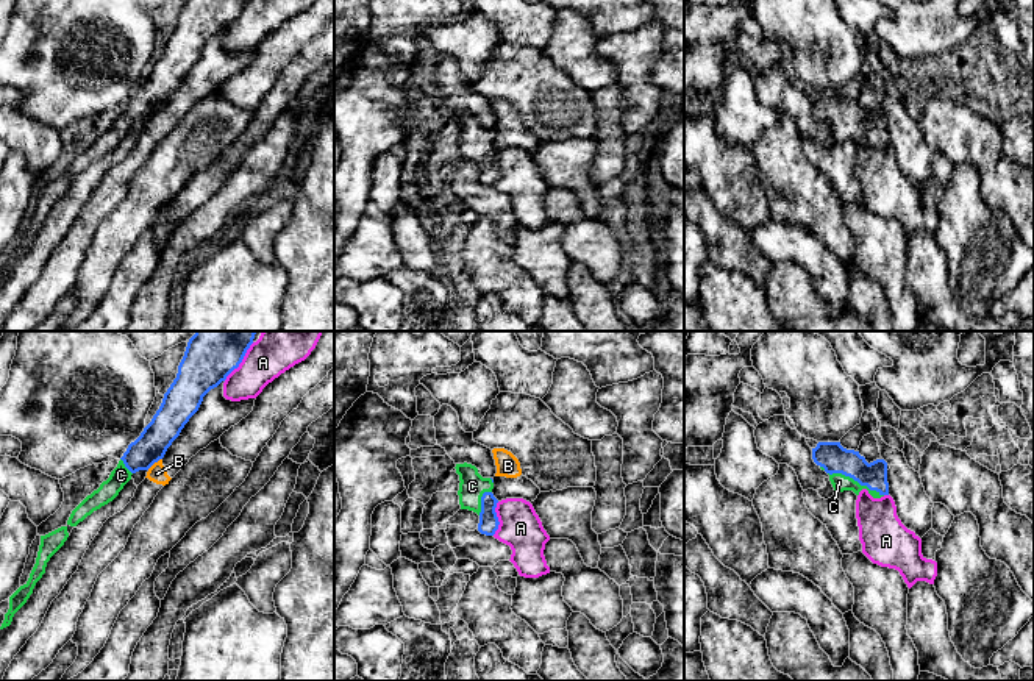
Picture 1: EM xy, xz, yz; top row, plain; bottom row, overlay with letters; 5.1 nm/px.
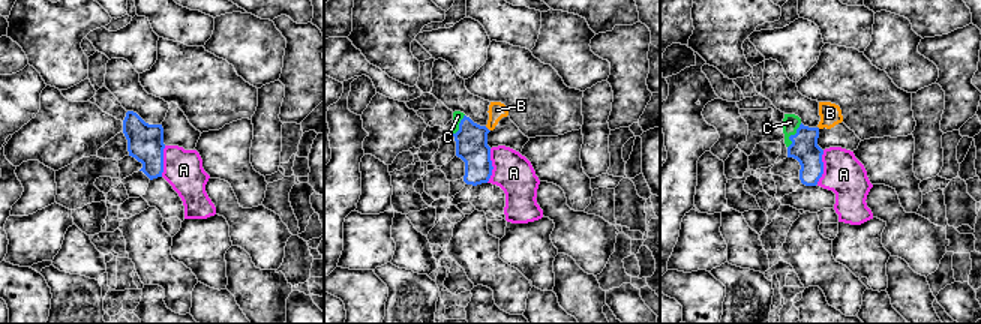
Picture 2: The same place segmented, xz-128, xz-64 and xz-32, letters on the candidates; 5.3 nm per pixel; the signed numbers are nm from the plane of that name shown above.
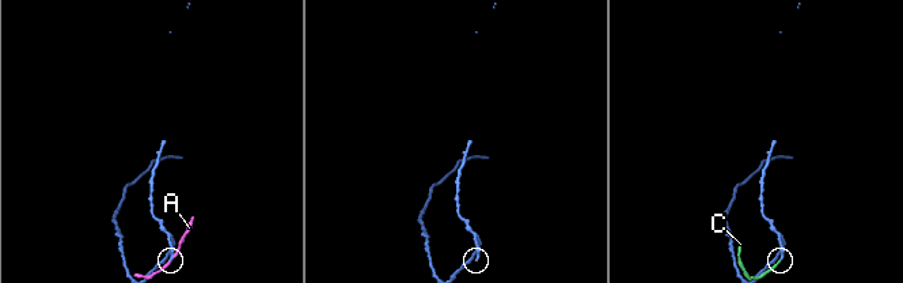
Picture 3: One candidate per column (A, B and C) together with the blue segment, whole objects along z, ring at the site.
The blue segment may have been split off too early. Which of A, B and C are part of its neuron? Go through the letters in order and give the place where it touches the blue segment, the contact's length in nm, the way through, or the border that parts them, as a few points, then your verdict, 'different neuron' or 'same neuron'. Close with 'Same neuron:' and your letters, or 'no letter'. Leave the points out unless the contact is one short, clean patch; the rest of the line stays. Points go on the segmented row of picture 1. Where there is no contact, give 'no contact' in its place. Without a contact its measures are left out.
A: contact xy (241, 361); length 260 nm; different neuron
B: contact xy (153, 463); length 100 nm; border xy (161, 458), (147, 469); different neuron
C: contact yz (856, 480); length 320 nm; way yz (831, 456), (856, 480), (839, 481); same neuron
Same neuron: C

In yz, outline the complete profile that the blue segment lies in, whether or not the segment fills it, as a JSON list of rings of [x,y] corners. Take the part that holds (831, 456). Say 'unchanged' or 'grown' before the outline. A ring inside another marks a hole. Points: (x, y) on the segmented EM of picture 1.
grown; [[[818,442],[812,448],[814,462],[829,475],[836,492],[867,489],[873,498],[889,495],[887,462],[867,462],[859,451],[847,450],[840,442]]]

